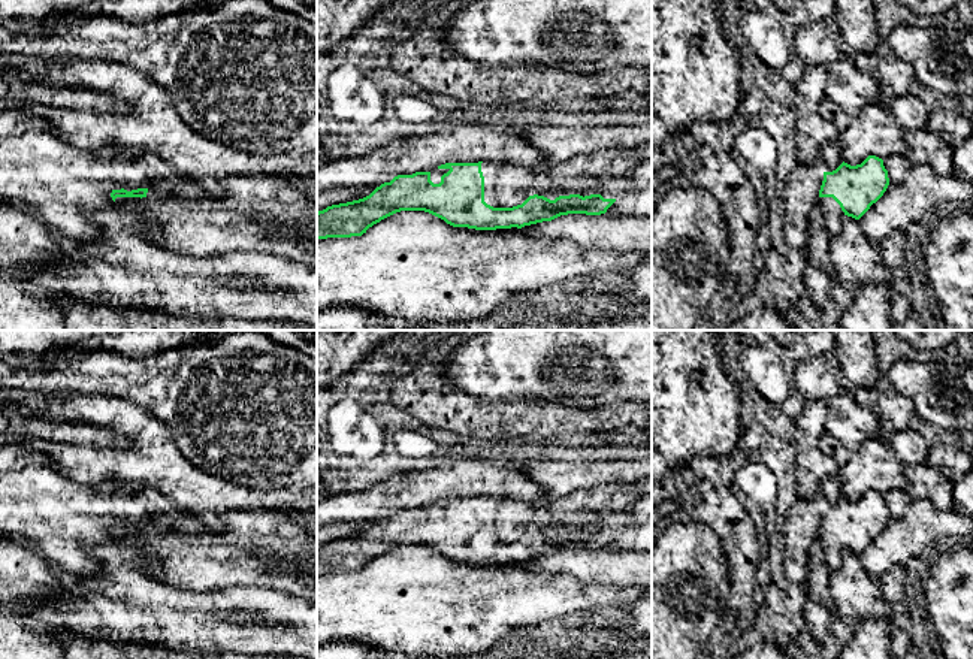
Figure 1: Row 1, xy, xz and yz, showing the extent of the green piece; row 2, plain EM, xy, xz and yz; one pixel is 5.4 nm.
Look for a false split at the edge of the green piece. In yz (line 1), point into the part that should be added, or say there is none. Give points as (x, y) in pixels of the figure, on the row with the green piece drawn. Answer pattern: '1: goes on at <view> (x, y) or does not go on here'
1: goes on at yz (831, 211)

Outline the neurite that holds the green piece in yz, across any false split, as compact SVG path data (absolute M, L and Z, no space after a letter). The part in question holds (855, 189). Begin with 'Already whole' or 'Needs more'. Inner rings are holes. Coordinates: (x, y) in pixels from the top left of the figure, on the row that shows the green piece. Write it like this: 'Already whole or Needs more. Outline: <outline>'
Needs more. Outline: M868 155L856 166L850 166L843 161L835 170L824 172L818 206L822 212L828 235L838 235L844 215L859 220L870 209L870 206L883 196L888 185L888 170L883 166L883 160L876 155Z

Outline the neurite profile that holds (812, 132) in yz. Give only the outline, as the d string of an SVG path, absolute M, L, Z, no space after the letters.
M807 66L795 85L797 126L800 163L819 166L821 149L838 139L837 129L819 114L819 103L827 96L828 75L822 66Z

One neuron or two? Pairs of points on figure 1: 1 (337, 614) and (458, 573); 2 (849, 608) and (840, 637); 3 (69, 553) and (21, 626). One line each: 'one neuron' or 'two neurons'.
1: one neuron
2: two neurons
3: two neurons

